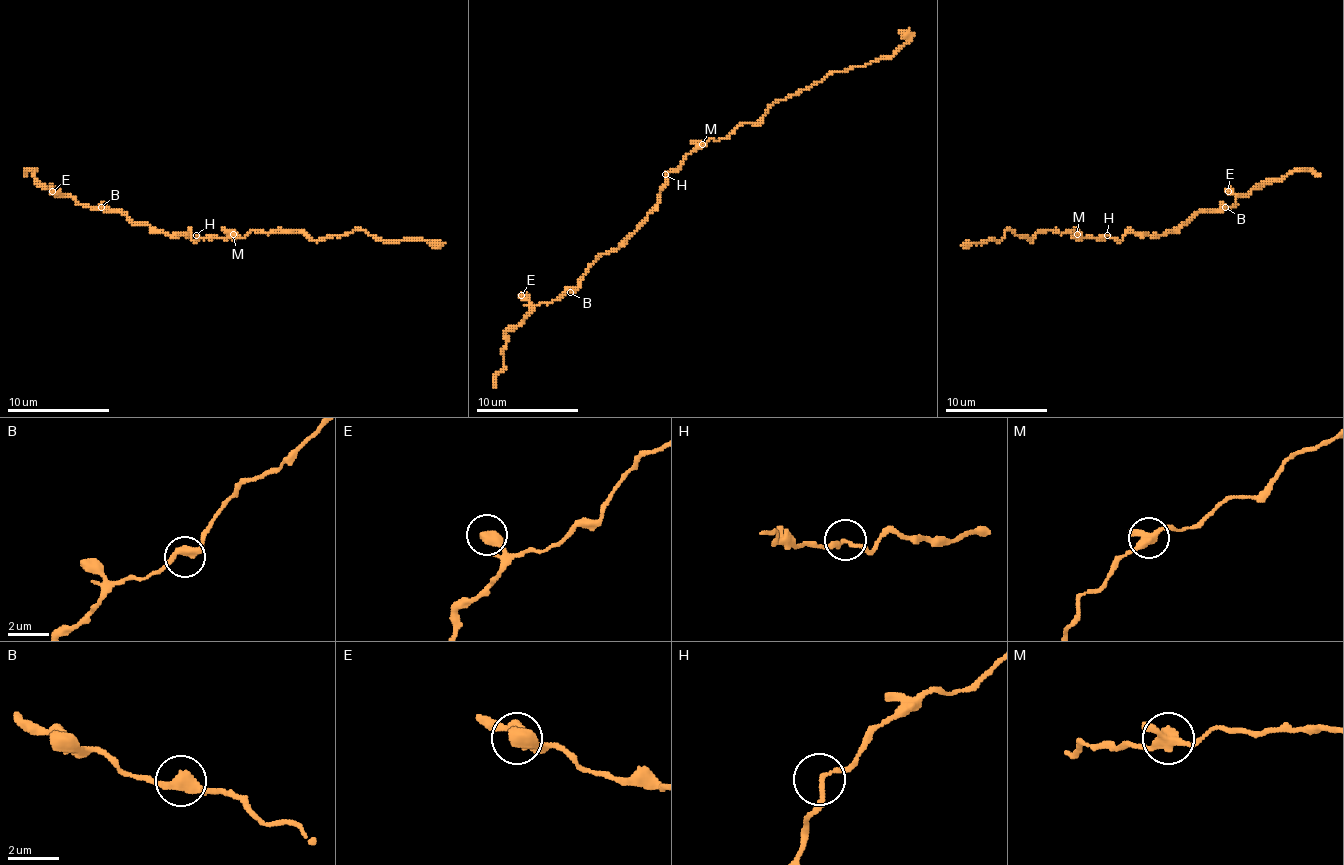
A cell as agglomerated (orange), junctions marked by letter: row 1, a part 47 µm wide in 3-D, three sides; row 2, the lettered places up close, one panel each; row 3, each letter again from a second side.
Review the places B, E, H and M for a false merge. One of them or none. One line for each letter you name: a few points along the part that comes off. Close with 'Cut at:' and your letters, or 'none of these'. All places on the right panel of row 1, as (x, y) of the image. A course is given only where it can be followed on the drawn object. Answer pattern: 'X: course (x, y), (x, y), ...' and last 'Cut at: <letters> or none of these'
M: course (1076, 235), (1071, 238), (1071, 230), (1058, 233), (1040, 230), (1030, 240), (1007, 230), (999, 240), (961, 245)
Cut at: M

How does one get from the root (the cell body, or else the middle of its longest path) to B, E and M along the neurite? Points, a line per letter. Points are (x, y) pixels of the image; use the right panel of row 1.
B: (1107, 235), (1120, 240), (1128, 233), (1164, 235), (1174, 233), (1200, 212), (1220, 212), (1225, 207)
E: (1107, 235), (1120, 240), (1128, 233), (1174, 233), (1200, 212), (1233, 207), (1238, 194), (1228, 191)
M: (1107, 235), (1105, 238), (1076, 235)

